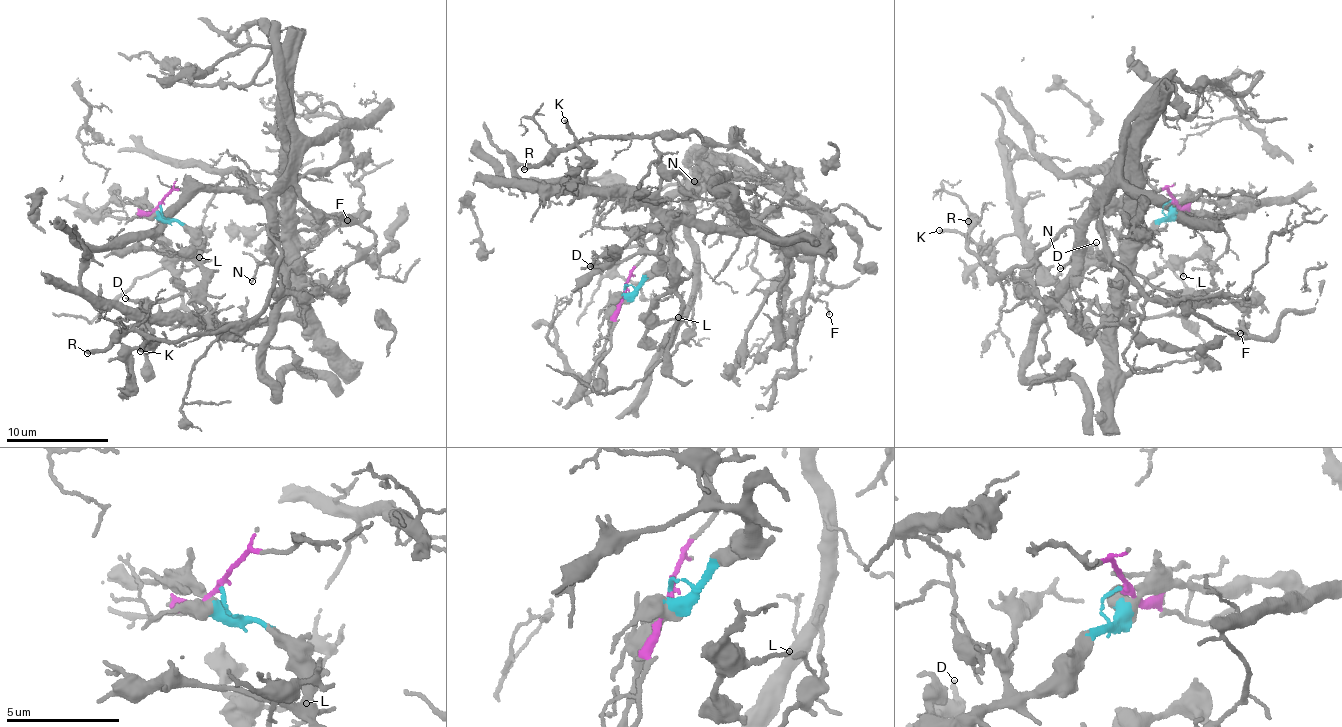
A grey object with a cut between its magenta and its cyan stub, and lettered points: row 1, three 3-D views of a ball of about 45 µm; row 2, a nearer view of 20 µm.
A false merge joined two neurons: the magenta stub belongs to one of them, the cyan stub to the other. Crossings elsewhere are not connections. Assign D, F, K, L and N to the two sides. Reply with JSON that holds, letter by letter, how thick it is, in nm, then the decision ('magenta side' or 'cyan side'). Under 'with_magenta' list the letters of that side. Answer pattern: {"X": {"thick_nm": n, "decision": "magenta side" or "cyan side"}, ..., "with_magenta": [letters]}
{"D": {"thick_nm": 160, "decision": "cyan side"}, "F": {"thick_nm": 120, "decision": "magenta side"}, "K": {"thick_nm": 240, "decision": "cyan side"}, "L": {"thick_nm": 140, "decision": "cyan side"}, "N": {"thick_nm": 160, "decision": "magenta side"}, "with_magenta": ["F", "N"]}

